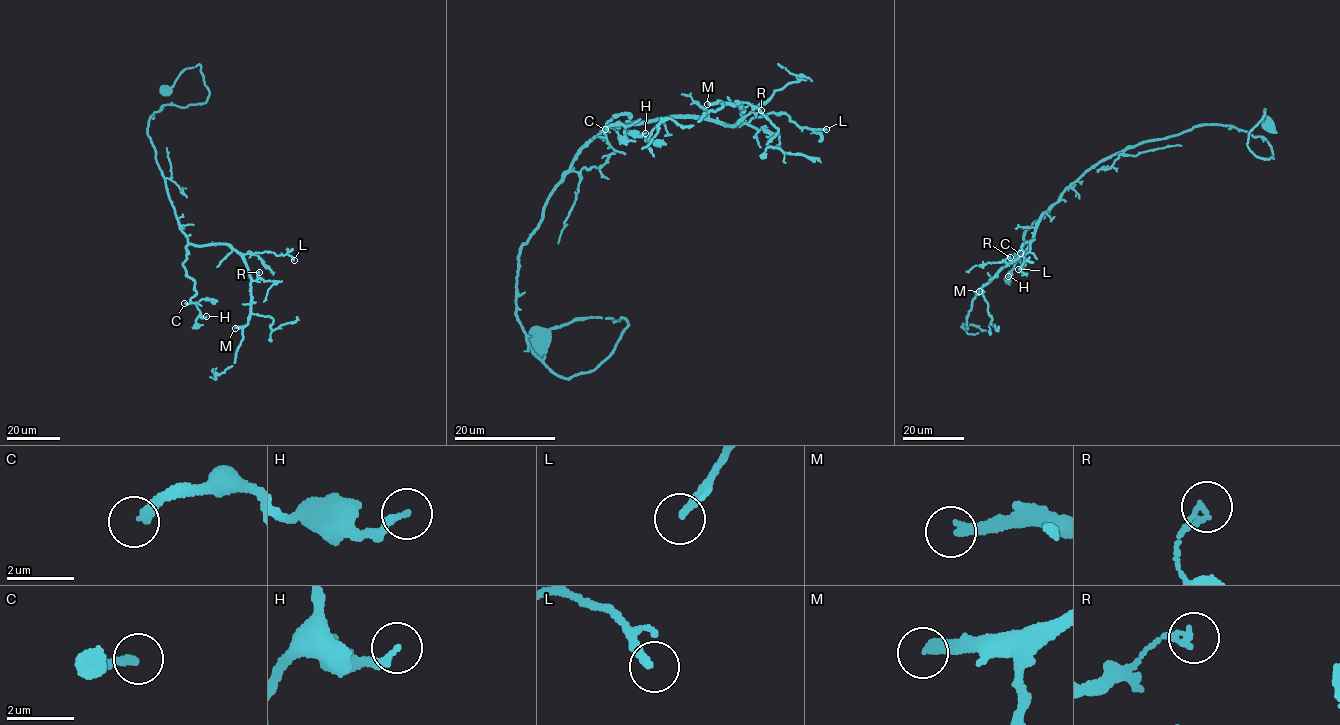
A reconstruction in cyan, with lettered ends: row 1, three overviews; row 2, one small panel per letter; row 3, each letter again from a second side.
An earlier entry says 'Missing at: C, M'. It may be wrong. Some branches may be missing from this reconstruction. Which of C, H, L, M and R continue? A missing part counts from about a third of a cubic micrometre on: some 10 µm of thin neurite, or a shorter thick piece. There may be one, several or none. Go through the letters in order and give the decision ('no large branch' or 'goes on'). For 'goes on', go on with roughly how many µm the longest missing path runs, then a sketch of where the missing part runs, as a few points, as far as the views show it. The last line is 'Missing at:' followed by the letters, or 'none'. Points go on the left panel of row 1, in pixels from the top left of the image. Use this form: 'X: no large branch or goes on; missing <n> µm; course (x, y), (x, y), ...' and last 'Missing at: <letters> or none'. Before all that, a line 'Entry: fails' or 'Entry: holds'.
Entry: holds
C: goes on; missing 90 µm
H: no large branch
L: no large branch
M: goes on; missing 30 µm
R: no large branch
Missing at: C, M

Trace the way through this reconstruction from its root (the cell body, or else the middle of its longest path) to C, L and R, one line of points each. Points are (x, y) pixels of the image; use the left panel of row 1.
C: (166, 91), (198, 64), (209, 93), (163, 105), (146, 129), (187, 238), (196, 294), (184, 303)
L: (166, 91), (186, 68), (200, 65), (206, 102), (163, 105), (146, 129), (188, 242), (294, 260)
R: (166, 91), (198, 64), (209, 93), (163, 105), (146, 129), (178, 224), (259, 272)

